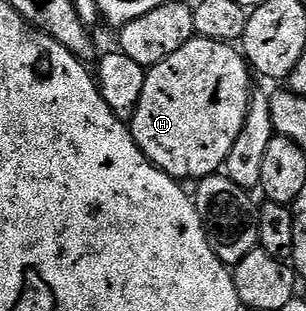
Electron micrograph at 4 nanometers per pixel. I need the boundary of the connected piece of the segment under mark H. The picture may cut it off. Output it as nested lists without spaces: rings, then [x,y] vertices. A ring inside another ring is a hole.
[[[193,37],[182,45],[182,49],[174,49],[170,57],[147,68],[147,72],[146,85],[142,85],[142,101],[138,101],[138,109],[130,120],[132,136],[144,156],[159,171],[165,171],[177,181],[199,181],[217,174],[223,168],[226,157],[230,157],[230,149],[234,149],[238,133],[242,133],[254,94],[253,76],[243,54],[233,44]]]

